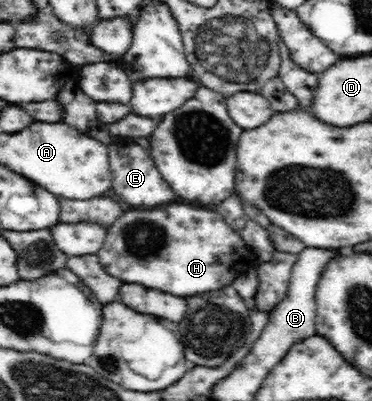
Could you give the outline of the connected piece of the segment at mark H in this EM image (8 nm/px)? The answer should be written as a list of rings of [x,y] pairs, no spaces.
[[[167,205],[165,209],[121,214],[111,225],[99,257],[101,265],[111,265],[117,257],[117,263],[111,265],[111,275],[123,283],[149,285],[177,297],[189,297],[230,285],[241,273],[256,266],[256,254],[241,239],[215,211]]]

